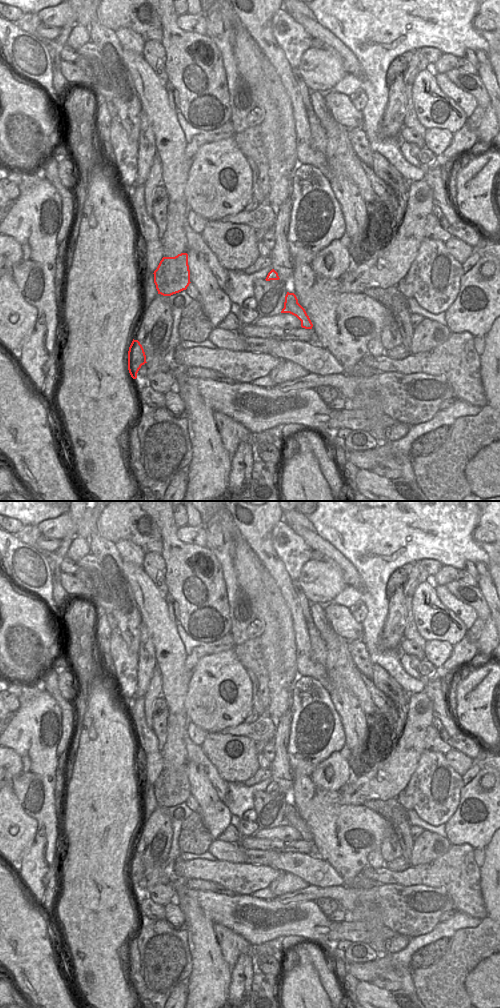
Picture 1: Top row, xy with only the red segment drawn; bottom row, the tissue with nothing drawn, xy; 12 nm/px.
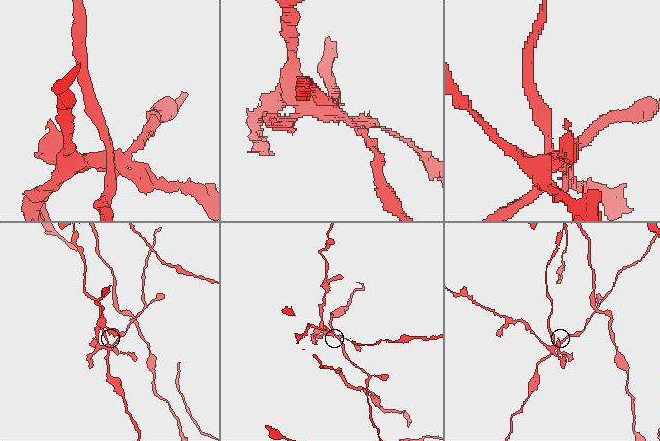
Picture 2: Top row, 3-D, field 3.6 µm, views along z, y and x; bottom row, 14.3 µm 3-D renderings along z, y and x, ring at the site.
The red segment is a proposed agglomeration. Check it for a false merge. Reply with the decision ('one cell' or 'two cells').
two cells

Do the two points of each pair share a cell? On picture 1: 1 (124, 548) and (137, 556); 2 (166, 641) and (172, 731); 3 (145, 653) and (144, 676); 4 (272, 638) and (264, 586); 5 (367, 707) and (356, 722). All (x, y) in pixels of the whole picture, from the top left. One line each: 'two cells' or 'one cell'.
1: one cell
2: one cell
3: one cell
4: two cells
5: two cells

